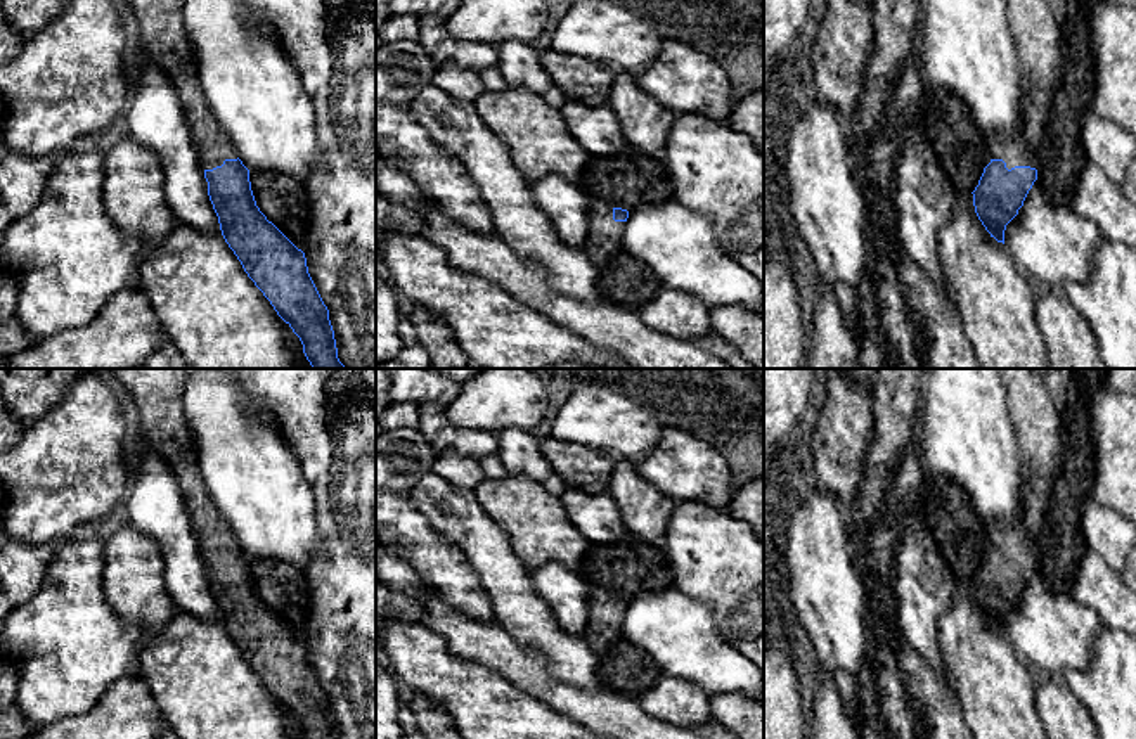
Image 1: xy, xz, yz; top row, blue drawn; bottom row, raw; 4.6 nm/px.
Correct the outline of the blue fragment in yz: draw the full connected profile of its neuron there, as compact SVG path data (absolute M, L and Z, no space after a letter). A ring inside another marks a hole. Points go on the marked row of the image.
M1048 0L1004 2L1022 71L1022 130L987 135L991 163L971 192L978 220L1003 244L1006 225L1037 180L1041 140L1063 69L1063 38Z

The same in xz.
M591 204L589 235L584 251L596 265L606 263L622 251L620 239L627 218L627 209L606 204Z

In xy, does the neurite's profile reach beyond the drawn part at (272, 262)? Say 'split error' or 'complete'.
split error

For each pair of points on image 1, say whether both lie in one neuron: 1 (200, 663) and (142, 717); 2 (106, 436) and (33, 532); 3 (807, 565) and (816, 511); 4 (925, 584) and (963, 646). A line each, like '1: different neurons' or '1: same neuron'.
1: different neurons
2: same neuron
3: same neuron
4: different neurons

